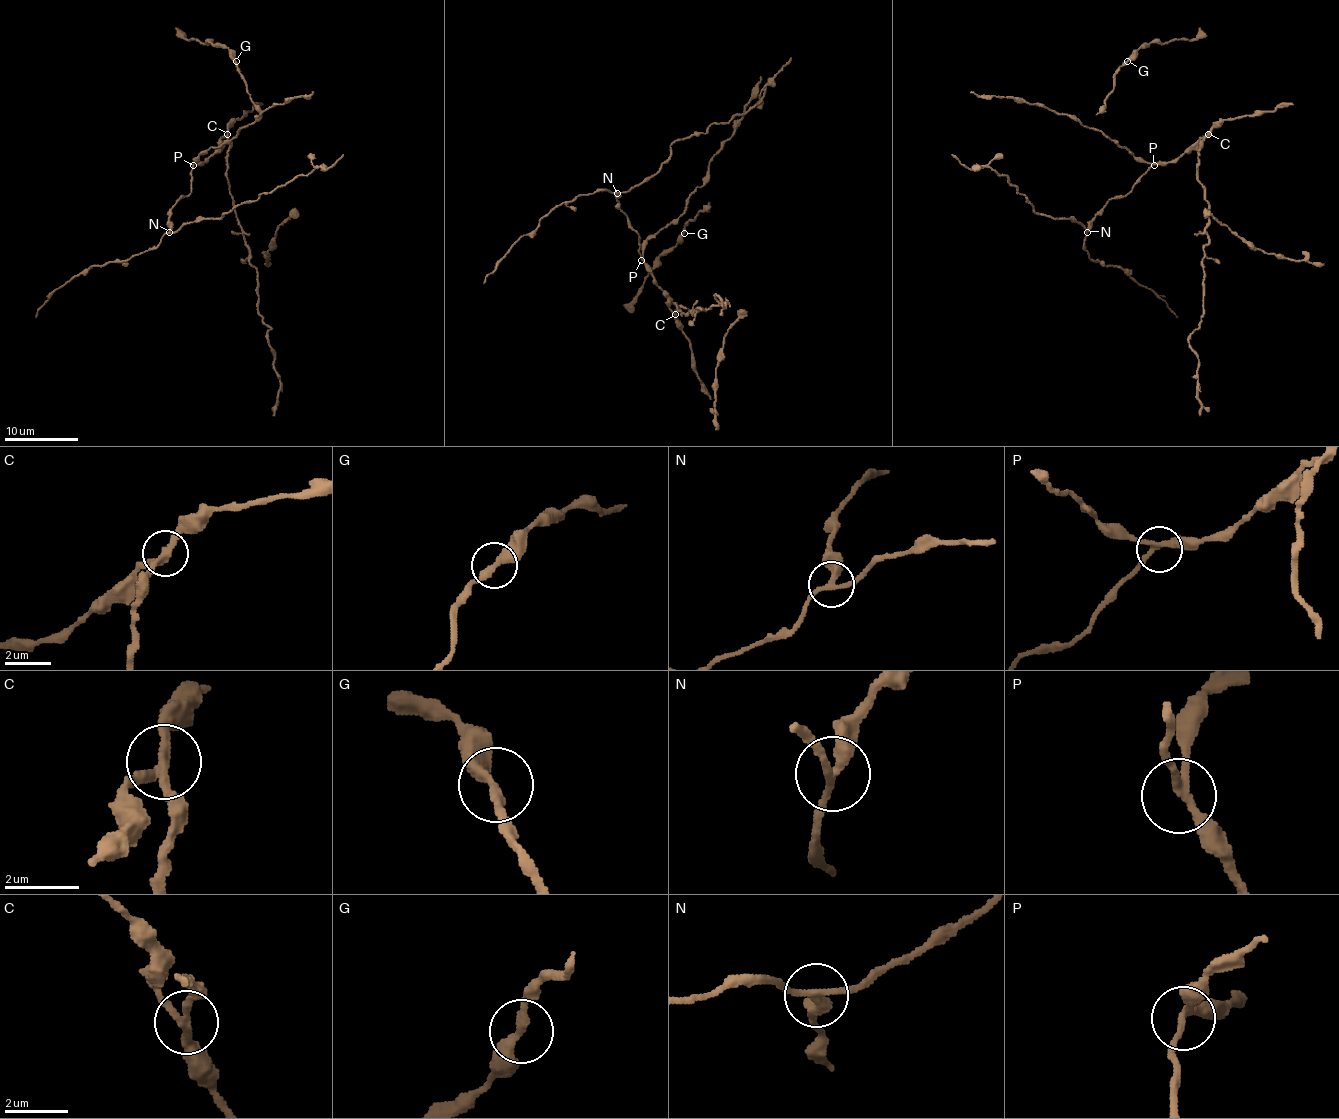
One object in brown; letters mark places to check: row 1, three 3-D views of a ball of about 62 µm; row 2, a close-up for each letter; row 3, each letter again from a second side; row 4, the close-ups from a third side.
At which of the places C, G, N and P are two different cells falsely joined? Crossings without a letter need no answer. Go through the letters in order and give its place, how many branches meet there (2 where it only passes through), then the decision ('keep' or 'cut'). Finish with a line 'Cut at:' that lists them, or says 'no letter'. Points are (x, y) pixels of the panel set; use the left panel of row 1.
C: place (227, 134); branches 3; cut
G: place (236, 61); branches 2; keep
N: place (169, 232); branches 3; cut
P: place (193, 165); branches 3; keep
Cut at: C, N

